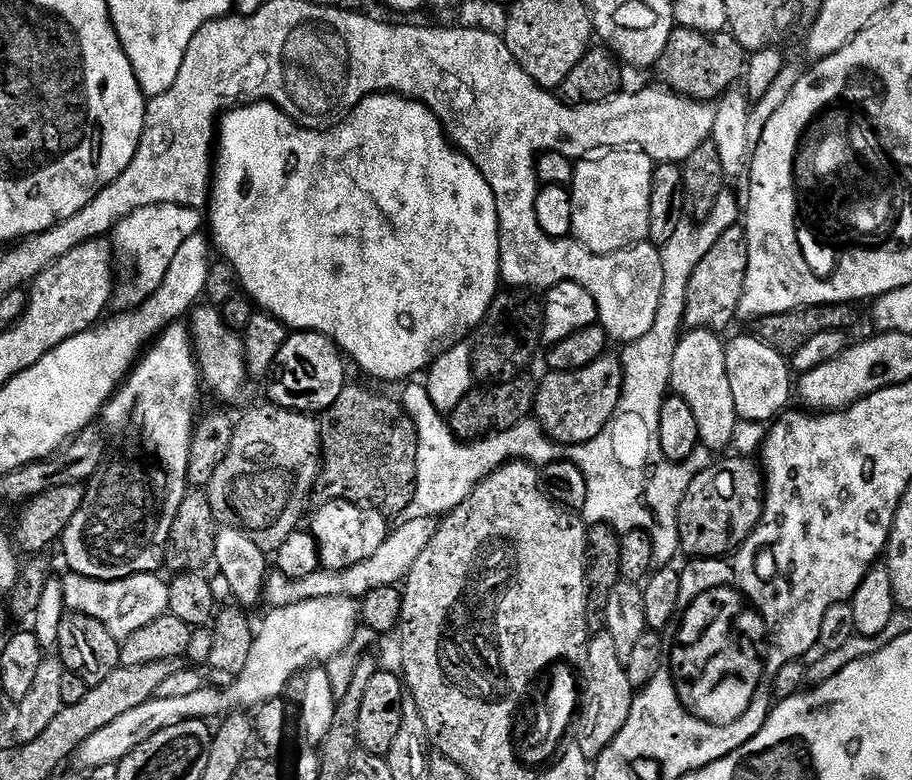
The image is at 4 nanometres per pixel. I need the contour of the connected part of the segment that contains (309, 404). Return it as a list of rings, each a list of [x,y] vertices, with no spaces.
[[[317,332],[291,333],[277,363],[284,370],[276,388],[275,403],[294,412],[325,413],[340,400],[348,384],[343,353],[328,336]]]

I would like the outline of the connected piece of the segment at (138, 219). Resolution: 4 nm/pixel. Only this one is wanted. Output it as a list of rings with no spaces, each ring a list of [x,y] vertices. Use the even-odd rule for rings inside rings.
[[[151,204],[148,208],[139,208],[137,212],[132,212],[121,220],[110,236],[119,279],[142,276],[144,284],[159,285],[179,248],[199,233],[196,231],[200,228],[200,215],[197,209],[183,208],[178,204]]]

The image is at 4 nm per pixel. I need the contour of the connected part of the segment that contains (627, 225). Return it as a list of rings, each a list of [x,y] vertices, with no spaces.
[[[612,150],[604,155],[581,159],[575,165],[570,185],[574,202],[572,236],[591,252],[611,254],[628,250],[631,244],[639,240],[649,239],[652,230],[654,161],[639,150]]]

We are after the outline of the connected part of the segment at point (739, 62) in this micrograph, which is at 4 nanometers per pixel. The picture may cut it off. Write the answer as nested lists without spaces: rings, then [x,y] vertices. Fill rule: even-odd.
[[[680,28],[678,40],[685,44],[685,48],[669,47],[662,57],[662,69],[664,68],[665,78],[669,80],[667,83],[680,95],[687,96],[690,100],[716,102],[745,75],[746,53],[731,31],[708,35]]]

